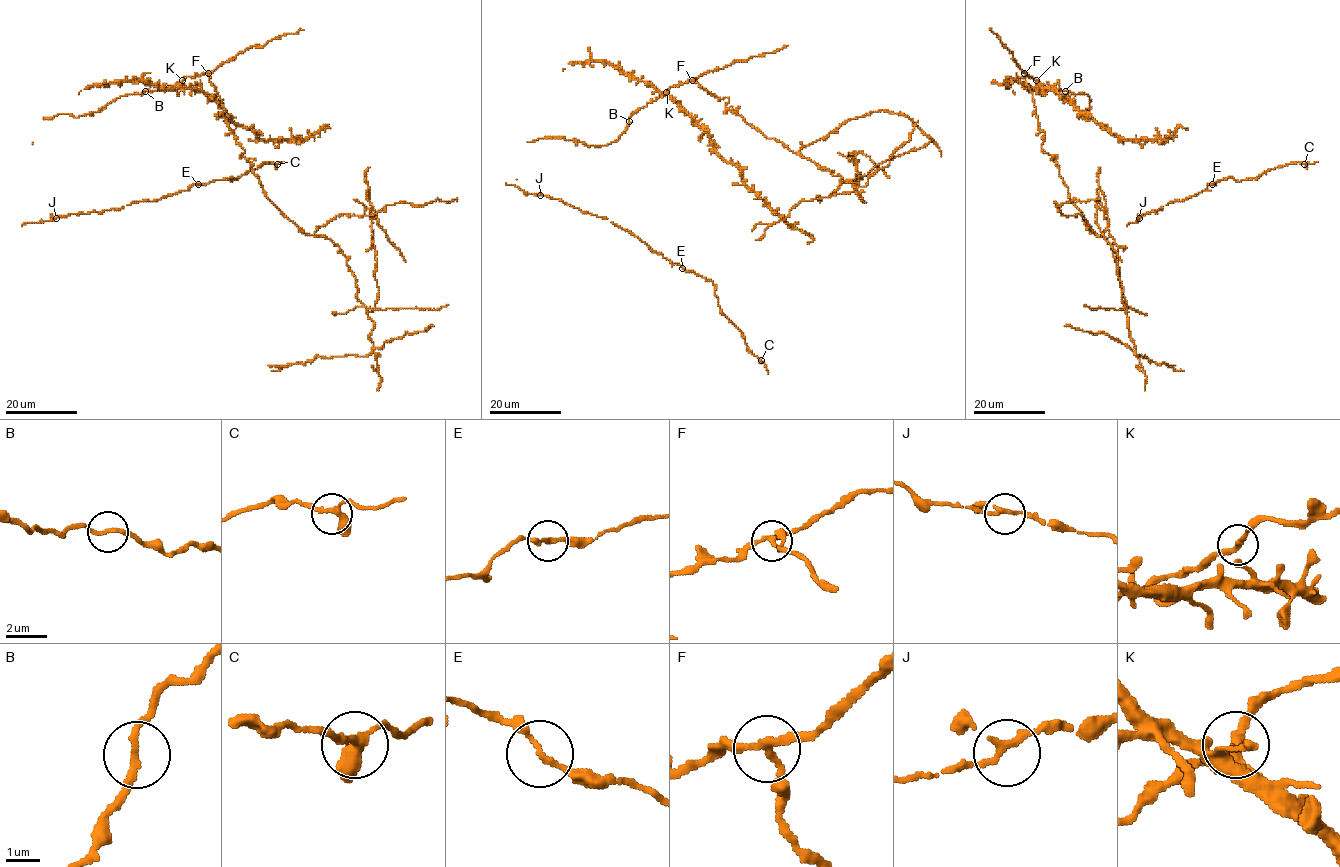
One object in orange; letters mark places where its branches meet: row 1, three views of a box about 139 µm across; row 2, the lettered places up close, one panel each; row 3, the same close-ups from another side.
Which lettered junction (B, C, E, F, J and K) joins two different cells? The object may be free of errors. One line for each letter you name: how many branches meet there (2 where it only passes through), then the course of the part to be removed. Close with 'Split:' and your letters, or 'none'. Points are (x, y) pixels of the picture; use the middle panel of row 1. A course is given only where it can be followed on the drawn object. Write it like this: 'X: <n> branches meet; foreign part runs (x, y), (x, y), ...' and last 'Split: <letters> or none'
F: 3 branches meet; foreign part runs (692, 80), (841, 181), (862, 179), (850, 153), (858, 152), (890, 178)
Split: F

